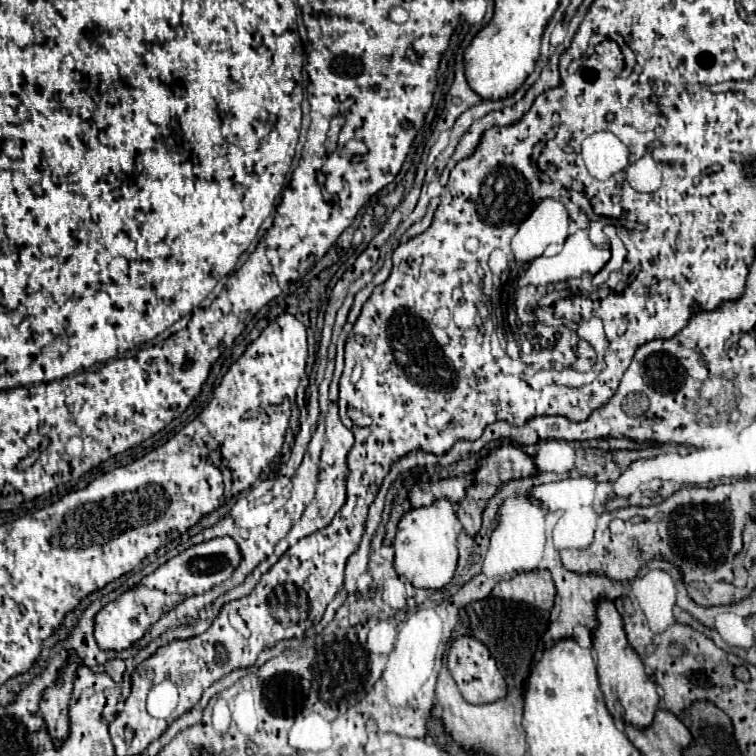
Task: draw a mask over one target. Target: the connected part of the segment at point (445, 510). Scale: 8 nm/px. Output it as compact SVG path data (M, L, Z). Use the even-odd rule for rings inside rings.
M439 498L431 506L411 508L403 514L393 540L395 570L405 576L415 588L443 588L451 582L457 566L457 516L455 506Z

